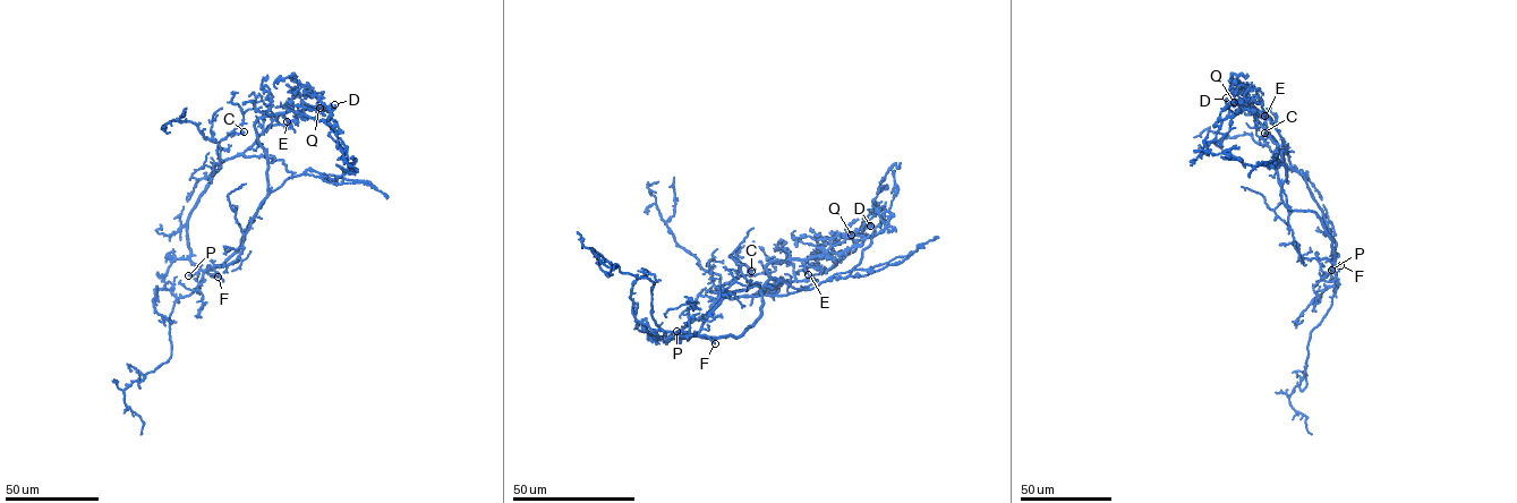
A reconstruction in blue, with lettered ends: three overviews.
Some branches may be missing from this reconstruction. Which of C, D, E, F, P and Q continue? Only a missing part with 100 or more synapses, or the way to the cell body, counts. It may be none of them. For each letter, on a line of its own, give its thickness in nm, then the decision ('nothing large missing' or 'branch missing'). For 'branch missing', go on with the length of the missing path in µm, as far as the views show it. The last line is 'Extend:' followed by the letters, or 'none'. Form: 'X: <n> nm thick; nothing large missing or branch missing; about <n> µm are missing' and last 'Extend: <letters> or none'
C: 220 nm thick; nothing large missing
D: 300 nm thick; nothing large missing
E: 130 nm thick; nothing large missing
F: 300 nm thick; branch missing; about 70 µm are missing
P: 220 nm thick; nothing large missing
Q: 180 nm thick; nothing large missing
Extend: F

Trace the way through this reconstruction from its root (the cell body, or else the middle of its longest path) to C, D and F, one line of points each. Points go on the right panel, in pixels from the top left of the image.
C: (1322, 211), (1305, 178), (1283, 161), (1277, 143), (1264, 133)
D: (1322, 211), (1305, 178), (1289, 163), (1271, 119), (1254, 113), (1247, 100), (1234, 99), (1226, 104), (1226, 97)
F: (1322, 211), (1335, 243), (1334, 264), (1340, 265)

